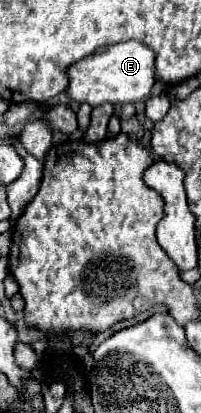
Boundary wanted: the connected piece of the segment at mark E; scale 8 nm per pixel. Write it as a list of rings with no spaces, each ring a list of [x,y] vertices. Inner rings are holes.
[[[135,39],[99,47],[95,53],[71,65],[67,93],[79,103],[89,103],[91,107],[103,103],[137,103],[149,95],[155,85],[155,51]]]

